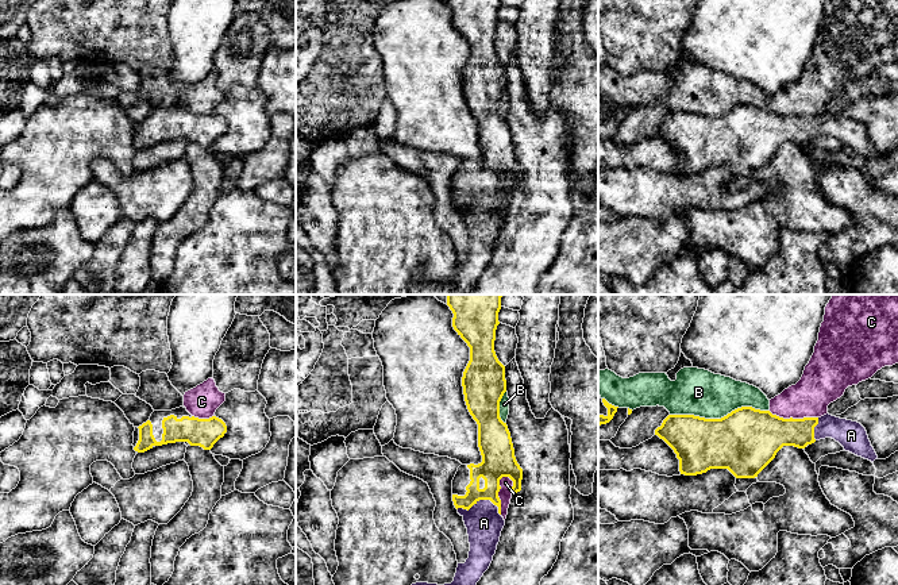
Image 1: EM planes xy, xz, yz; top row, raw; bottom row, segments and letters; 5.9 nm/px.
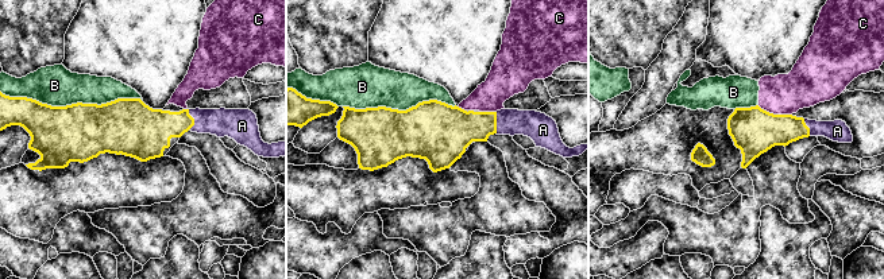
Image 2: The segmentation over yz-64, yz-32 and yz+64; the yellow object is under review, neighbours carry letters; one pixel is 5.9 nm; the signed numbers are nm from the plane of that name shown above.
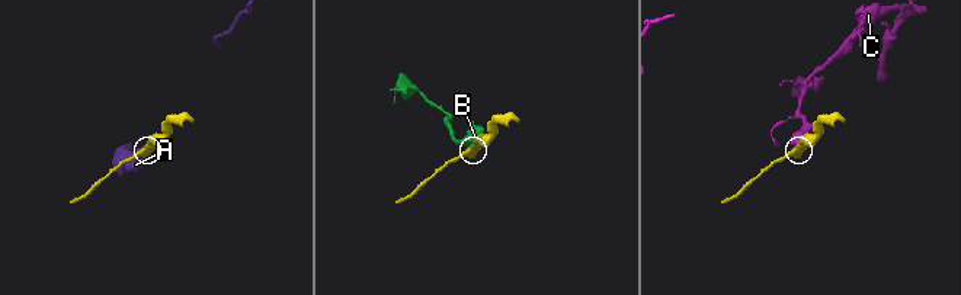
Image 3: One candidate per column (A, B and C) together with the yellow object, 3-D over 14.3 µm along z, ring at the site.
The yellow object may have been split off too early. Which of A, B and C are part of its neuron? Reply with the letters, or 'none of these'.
A

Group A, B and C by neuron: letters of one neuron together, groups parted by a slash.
A / B C

